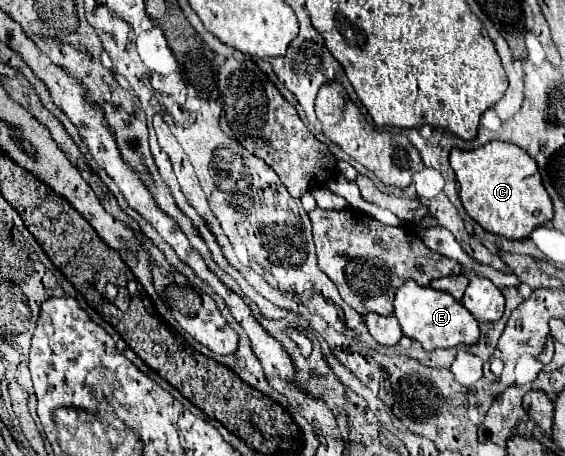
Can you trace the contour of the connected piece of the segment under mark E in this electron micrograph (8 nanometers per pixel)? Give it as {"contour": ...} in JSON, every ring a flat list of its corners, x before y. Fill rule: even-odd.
{"contour":[[407,280,395,294,395,310,403,334,421,342,425,350,435,348,453,348,453,346,471,346,479,340,479,324,469,314,469,310,455,300,451,294,433,290,429,286,415,286,413,280]]}

